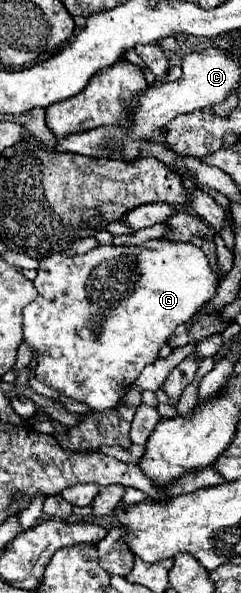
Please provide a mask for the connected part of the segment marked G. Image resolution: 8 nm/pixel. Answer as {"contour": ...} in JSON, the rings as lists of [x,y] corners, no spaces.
{"contour":[[[156,239],[156,241],[144,241],[138,245],[98,245],[96,249],[84,253],[84,255],[50,255],[46,259],[40,261],[38,265],[38,275],[34,279],[34,287],[38,291],[38,297],[24,307],[24,341],[28,343],[28,347],[32,349],[32,355],[38,361],[38,367],[34,371],[36,379],[46,383],[50,389],[58,391],[64,397],[70,397],[74,401],[80,401],[84,405],[88,405],[94,411],[108,411],[108,409],[116,409],[120,399],[126,393],[126,387],[130,387],[136,377],[142,373],[142,369],[150,363],[154,363],[158,359],[160,347],[168,343],[168,339],[172,337],[172,333],[176,331],[178,325],[188,323],[204,303],[208,303],[210,299],[216,297],[220,279],[216,275],[216,271],[212,269],[208,257],[204,255],[204,251],[192,243],[182,243],[182,241],[170,241],[170,239]]]}

